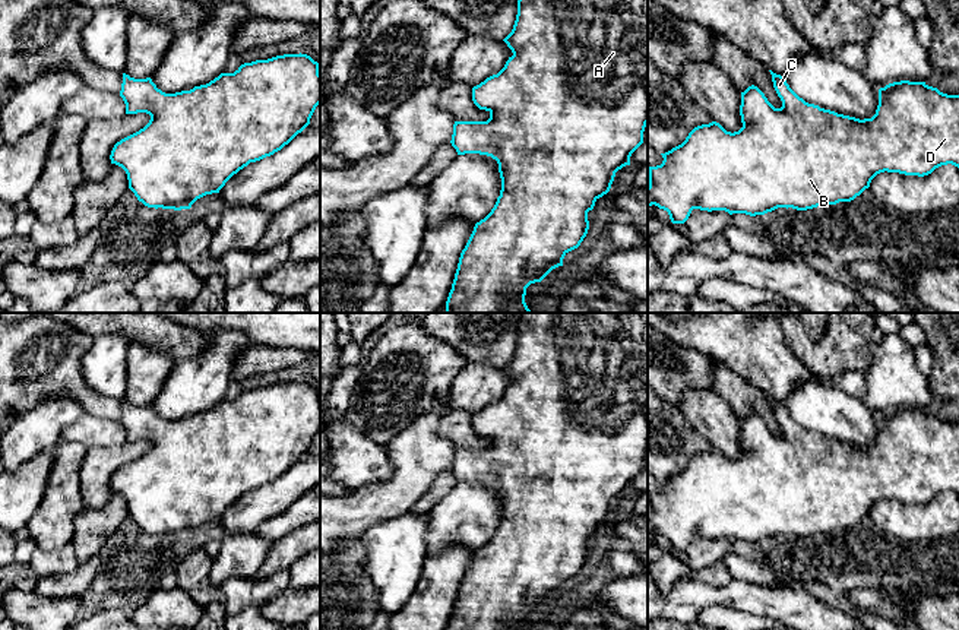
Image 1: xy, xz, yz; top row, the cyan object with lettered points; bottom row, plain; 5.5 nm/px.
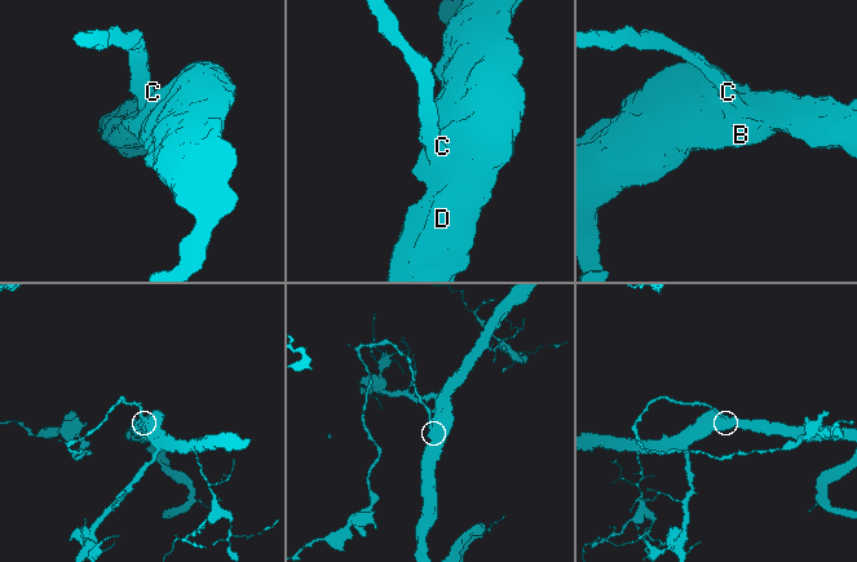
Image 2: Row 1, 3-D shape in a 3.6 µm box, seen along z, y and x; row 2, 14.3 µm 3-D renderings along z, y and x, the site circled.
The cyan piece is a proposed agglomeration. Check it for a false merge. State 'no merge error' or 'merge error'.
no merge error

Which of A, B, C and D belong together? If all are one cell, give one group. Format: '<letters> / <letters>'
A B C D

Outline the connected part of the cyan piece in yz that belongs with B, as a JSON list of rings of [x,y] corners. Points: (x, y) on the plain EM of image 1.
[[[769,399],[782,434],[775,436],[757,414],[748,414],[741,420],[743,455],[738,459],[727,459],[716,449],[697,453],[681,472],[661,481],[661,493],[648,496],[648,534],[655,532],[667,538],[672,551],[684,551],[693,536],[750,544],[765,542],[778,535],[807,538],[854,528],[884,498],[924,504],[941,493],[952,491],[959,496],[959,422],[943,421],[925,409],[893,409],[879,417],[876,441],[860,447],[806,430],[784,403]]]

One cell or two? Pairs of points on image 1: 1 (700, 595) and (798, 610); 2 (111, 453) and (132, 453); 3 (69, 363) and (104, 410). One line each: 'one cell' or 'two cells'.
1: one cell
2: one cell
3: one cell

